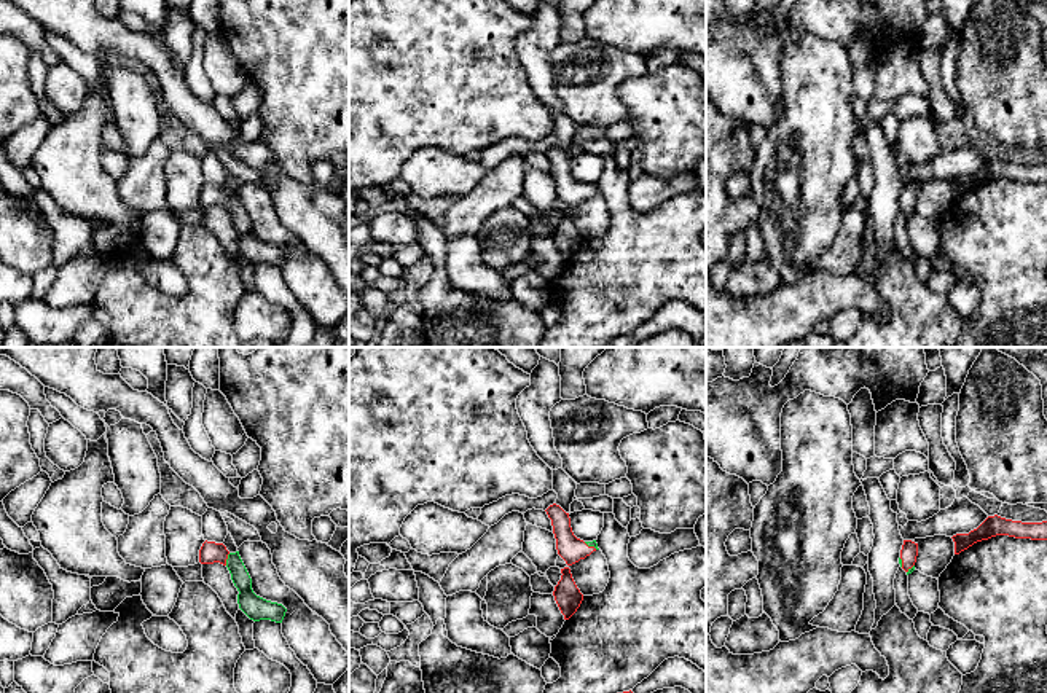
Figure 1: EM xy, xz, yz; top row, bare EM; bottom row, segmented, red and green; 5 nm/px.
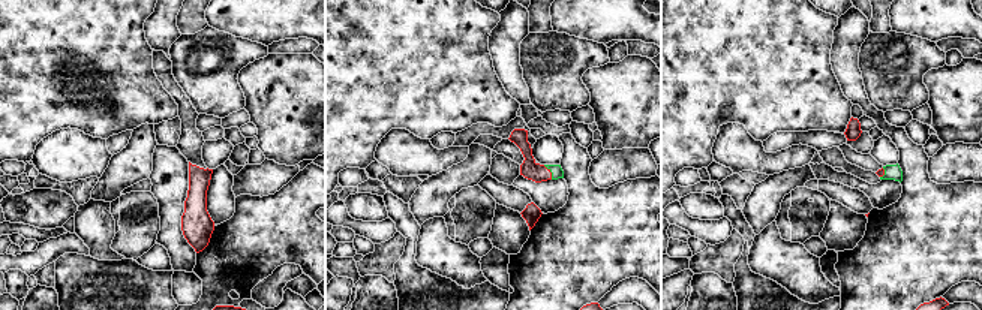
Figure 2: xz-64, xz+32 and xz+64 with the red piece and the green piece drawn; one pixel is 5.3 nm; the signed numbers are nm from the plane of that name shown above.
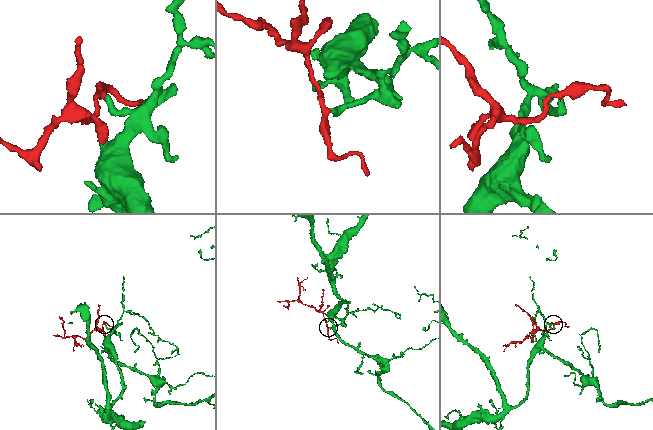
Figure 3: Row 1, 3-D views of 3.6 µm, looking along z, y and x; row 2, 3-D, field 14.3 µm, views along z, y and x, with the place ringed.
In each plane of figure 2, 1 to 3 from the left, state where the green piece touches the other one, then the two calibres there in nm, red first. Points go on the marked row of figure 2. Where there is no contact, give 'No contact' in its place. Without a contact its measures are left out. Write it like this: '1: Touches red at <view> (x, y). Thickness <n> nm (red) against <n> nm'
1: No contact
2: Touches red at xz+32 (550, 172). Thickness 100 nm (red) against 70 nm
3: Touches red at xz+64 (883, 172). Thickness 50 nm (red) against 80 nm

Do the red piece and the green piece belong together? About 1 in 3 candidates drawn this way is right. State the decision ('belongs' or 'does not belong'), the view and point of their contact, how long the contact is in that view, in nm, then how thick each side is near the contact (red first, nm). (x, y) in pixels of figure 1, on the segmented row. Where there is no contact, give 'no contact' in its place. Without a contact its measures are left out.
does not belong; meets red in xy at (227, 558); contact 70 nm long; 110 nm thick on the red side, 100 nm on the other

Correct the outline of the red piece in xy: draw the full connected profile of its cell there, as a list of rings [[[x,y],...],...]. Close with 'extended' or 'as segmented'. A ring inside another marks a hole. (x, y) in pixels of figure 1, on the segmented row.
[[[204,542],[201,550],[199,550],[199,562],[201,564],[214,564],[220,562],[226,566],[229,551],[223,543],[215,543],[215,542]]]; as segmented

